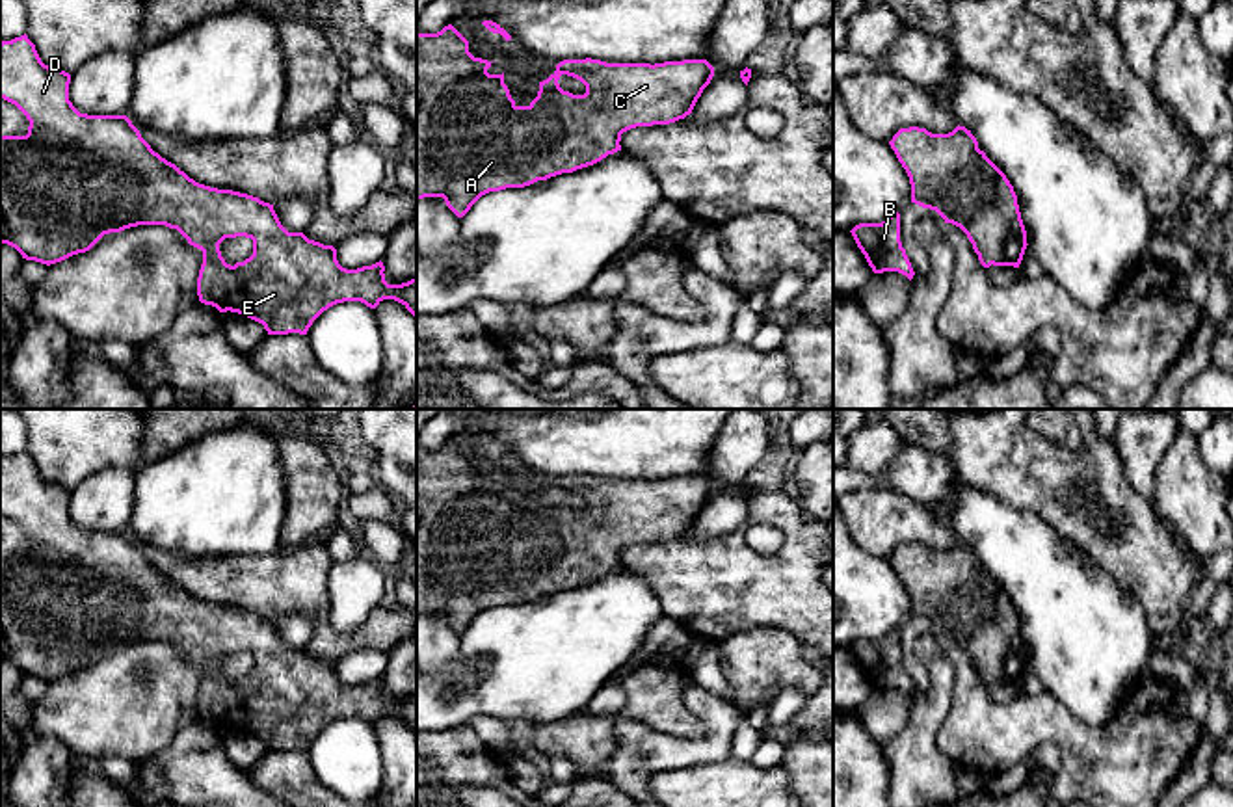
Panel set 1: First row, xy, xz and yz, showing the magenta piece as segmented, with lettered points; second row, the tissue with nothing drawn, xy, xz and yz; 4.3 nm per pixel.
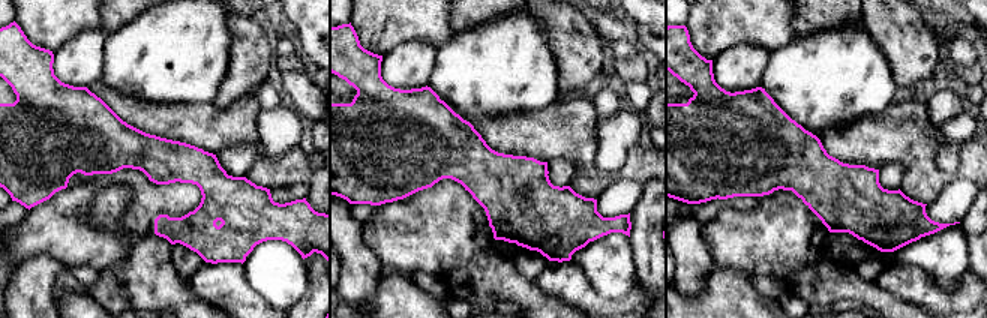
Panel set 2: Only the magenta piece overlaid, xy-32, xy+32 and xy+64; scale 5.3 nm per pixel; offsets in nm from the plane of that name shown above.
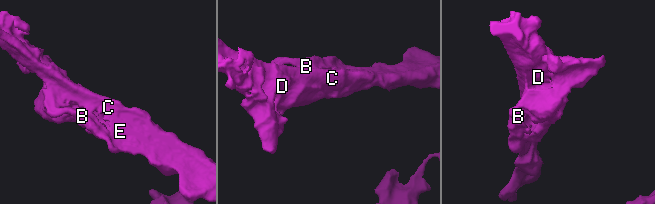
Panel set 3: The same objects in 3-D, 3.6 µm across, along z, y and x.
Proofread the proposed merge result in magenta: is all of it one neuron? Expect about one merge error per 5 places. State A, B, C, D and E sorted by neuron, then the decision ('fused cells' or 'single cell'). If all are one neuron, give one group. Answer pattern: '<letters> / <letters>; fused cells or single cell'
A B C D E; single cell

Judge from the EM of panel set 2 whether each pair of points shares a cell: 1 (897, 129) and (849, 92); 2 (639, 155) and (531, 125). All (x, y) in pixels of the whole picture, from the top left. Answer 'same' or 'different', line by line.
1: different
2: same

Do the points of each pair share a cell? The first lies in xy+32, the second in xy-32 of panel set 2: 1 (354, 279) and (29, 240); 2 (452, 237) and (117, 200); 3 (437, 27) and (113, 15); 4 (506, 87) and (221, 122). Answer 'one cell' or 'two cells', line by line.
1: two cells
2: two cells
3: two cells
4: two cells

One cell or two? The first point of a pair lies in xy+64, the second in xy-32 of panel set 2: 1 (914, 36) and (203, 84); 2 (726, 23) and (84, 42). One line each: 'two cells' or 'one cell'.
1: two cells
2: two cells

